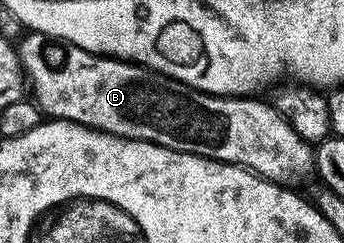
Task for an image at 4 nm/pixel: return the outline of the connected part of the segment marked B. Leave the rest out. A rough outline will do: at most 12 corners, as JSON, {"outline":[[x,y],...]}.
{"outline":[[28,32],[48,118],[287,183],[313,149],[254,96]]}

